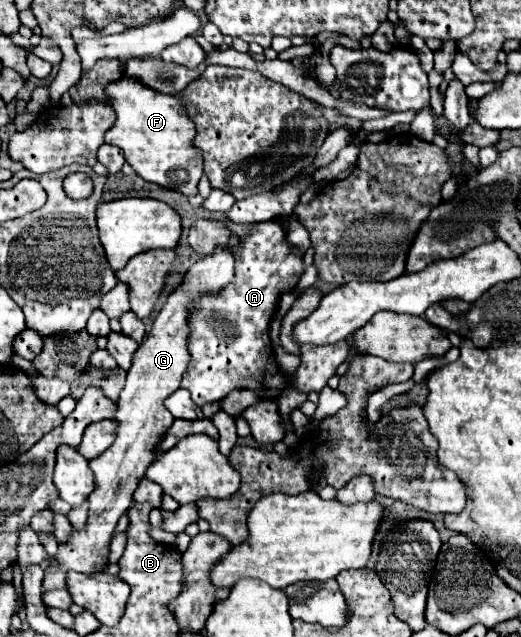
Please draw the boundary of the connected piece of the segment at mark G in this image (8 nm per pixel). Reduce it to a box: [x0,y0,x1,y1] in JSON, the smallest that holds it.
[42,251,236,591]

